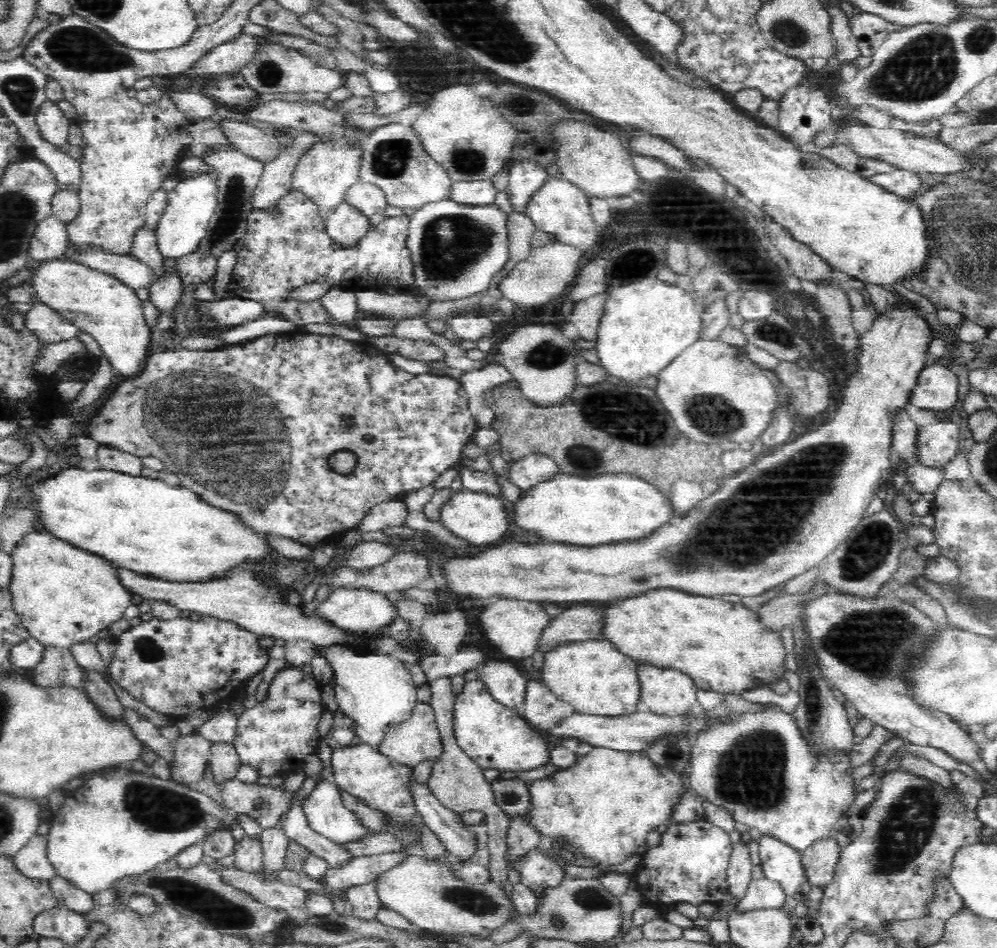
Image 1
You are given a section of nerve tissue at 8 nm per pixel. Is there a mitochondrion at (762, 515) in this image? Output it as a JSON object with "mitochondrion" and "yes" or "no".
{"mitochondrion":"yes"}

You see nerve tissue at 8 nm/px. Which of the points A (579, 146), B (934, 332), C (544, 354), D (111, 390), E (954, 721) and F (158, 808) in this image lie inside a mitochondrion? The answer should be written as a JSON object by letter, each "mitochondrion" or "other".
{"A":"other","B":"other","C":"mitochondrion","D":"other","E":"other","F":"mitochondrion"}

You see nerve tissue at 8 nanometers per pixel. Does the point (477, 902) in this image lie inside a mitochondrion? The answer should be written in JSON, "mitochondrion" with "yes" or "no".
{"mitochondrion":"yes"}

